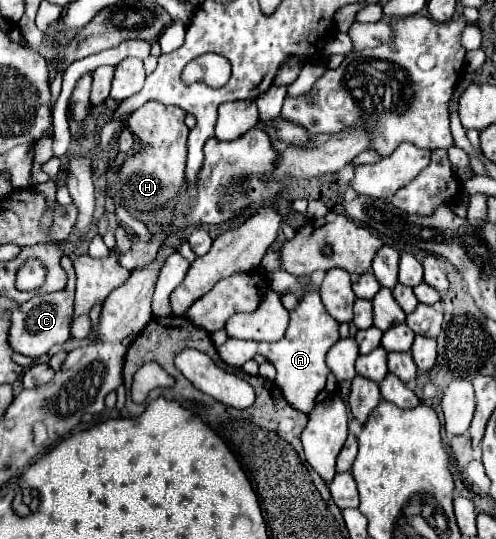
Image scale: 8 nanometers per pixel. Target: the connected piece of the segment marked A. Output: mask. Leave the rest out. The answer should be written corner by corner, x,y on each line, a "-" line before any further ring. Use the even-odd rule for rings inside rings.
310,290
300,298
296,310
290,312
290,326
282,340
278,342
250,342
250,340
232,340
228,338
226,344
220,346
220,358
228,366
242,366
248,362
256,352
266,356
278,370
278,386
284,392
284,398
296,410
308,414
320,400
324,390
330,390
328,376
330,370
326,366
326,352
338,340
338,322
326,312
320,294

